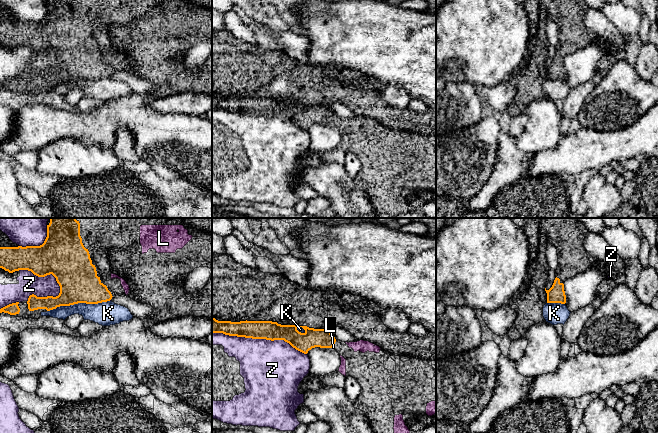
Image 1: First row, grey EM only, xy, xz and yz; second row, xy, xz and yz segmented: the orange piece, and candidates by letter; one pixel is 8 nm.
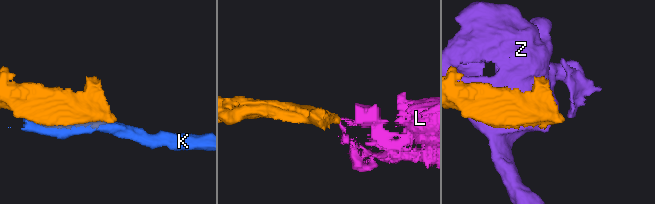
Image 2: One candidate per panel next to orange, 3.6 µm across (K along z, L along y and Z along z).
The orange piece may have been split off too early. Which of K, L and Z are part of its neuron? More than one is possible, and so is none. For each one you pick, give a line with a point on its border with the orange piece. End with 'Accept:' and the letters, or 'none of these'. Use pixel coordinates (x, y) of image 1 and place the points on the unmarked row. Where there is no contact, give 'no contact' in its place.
L: xz (333, 121)
Accept: L

